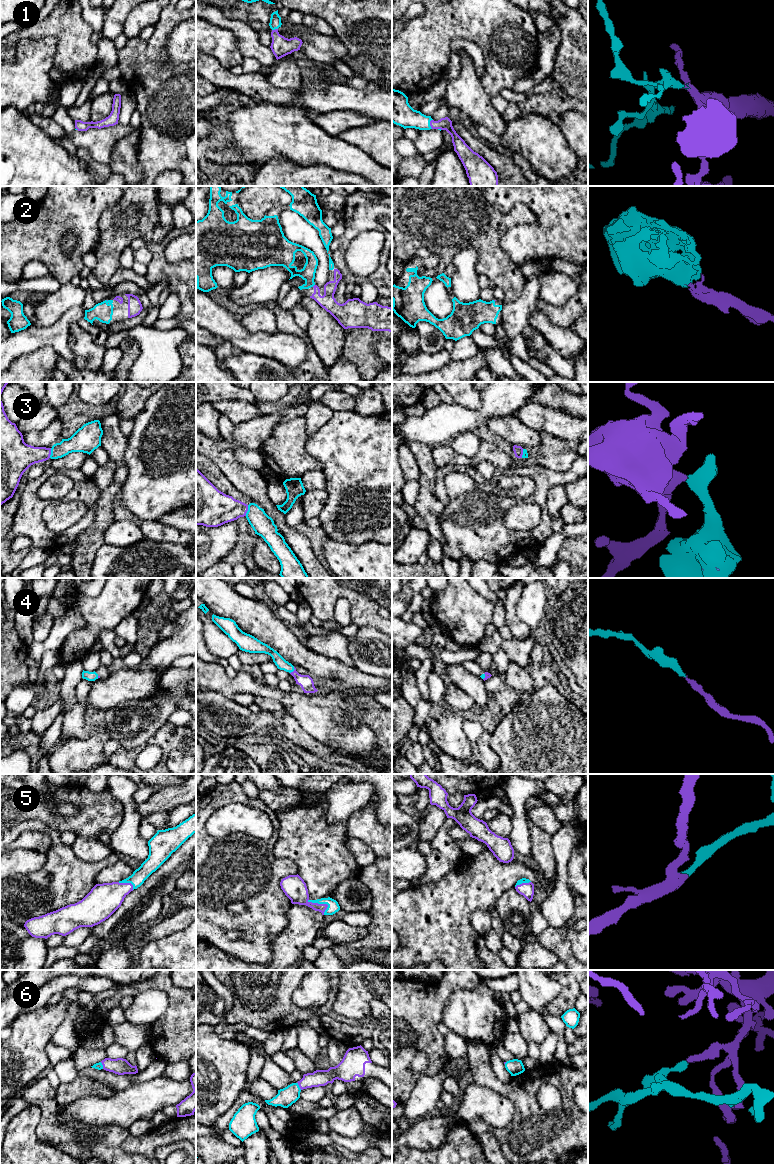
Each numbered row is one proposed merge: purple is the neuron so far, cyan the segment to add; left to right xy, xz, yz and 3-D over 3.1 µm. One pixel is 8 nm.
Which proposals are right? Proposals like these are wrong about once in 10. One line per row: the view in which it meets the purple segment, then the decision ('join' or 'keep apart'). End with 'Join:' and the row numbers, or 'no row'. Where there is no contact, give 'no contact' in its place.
1: yz | join
2: no contact | join
3: xz | join
4: xz | join
5: xz | join
6: xz | join
Join: 1, 2, 3, 4, 5, 6

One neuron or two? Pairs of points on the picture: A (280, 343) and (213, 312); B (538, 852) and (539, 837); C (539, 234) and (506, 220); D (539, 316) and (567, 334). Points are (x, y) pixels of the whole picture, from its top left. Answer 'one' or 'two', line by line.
A: one
B: one
C: two
D: one

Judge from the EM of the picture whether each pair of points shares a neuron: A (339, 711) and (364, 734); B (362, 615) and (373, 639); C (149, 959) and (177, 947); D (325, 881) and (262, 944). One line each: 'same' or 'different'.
A: same
B: different
C: same
D: different

